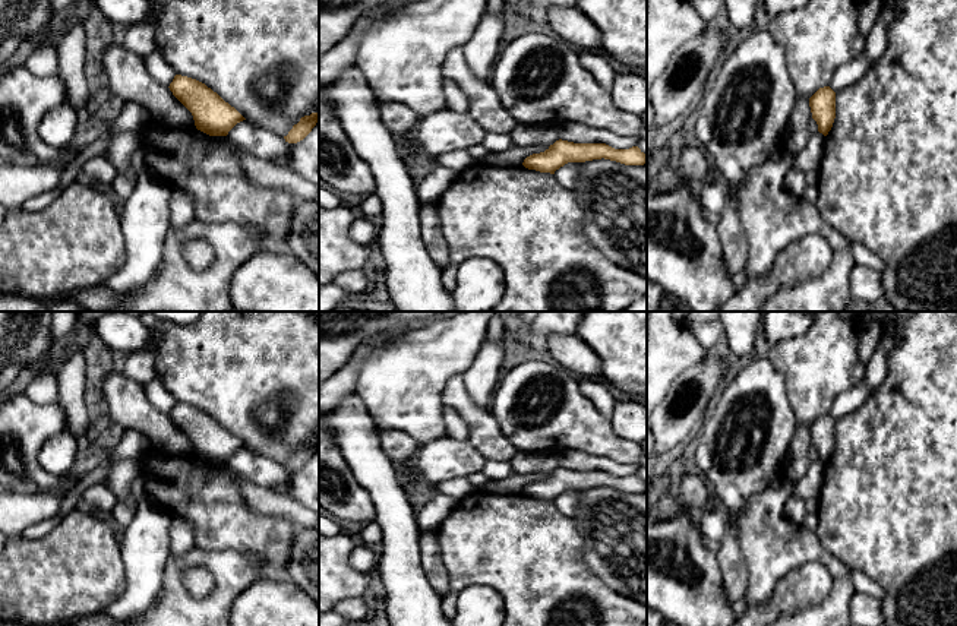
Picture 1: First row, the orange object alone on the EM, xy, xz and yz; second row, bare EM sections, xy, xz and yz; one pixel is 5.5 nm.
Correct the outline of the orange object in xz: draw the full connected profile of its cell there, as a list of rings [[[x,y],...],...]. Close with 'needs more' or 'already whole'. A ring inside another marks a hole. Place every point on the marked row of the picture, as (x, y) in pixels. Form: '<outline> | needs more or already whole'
[[[556,140],[544,152],[527,156],[522,165],[528,170],[555,174],[568,162],[585,162],[593,159],[610,159],[625,165],[644,165],[647,155],[638,148],[615,149],[606,143],[574,143]]] | already whole

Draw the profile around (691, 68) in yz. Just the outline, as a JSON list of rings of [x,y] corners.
[[[718,20],[710,22],[699,35],[683,42],[672,54],[664,73],[650,89],[653,130],[689,110],[711,82],[726,54],[726,35]]]

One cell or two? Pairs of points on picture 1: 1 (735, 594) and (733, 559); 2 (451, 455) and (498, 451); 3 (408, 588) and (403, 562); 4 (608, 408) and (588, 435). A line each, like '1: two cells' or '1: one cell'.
1: one cell
2: two cells
3: one cell
4: two cells

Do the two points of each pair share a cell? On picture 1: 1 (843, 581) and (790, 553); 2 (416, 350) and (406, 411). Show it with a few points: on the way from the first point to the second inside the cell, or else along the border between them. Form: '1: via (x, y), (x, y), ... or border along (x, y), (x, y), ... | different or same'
1: via (833, 566), (818, 553), (805, 553) | same
2: via (413, 364), (406, 372), (406, 397) | same

